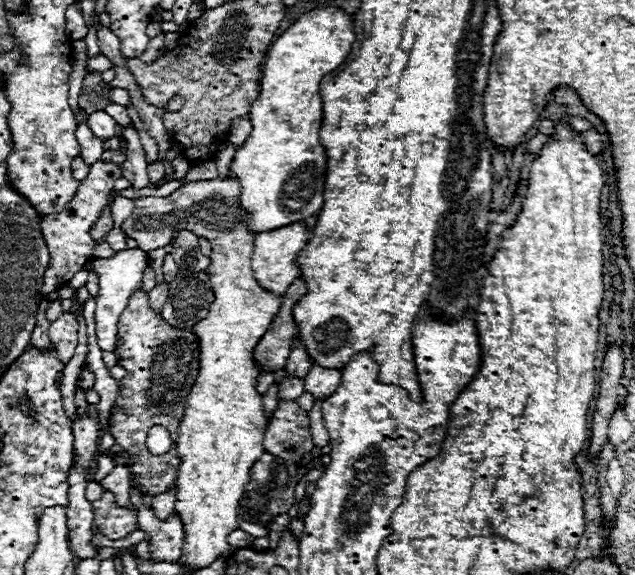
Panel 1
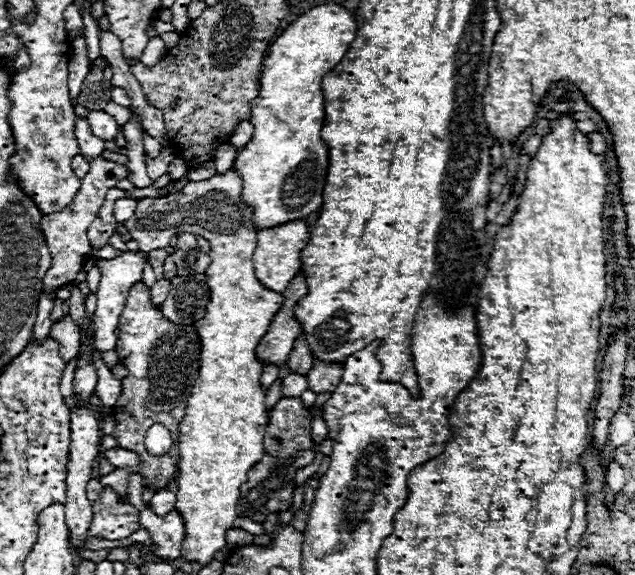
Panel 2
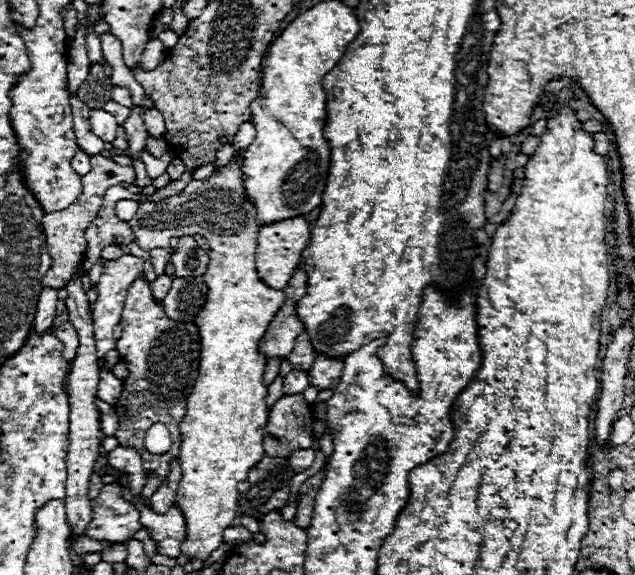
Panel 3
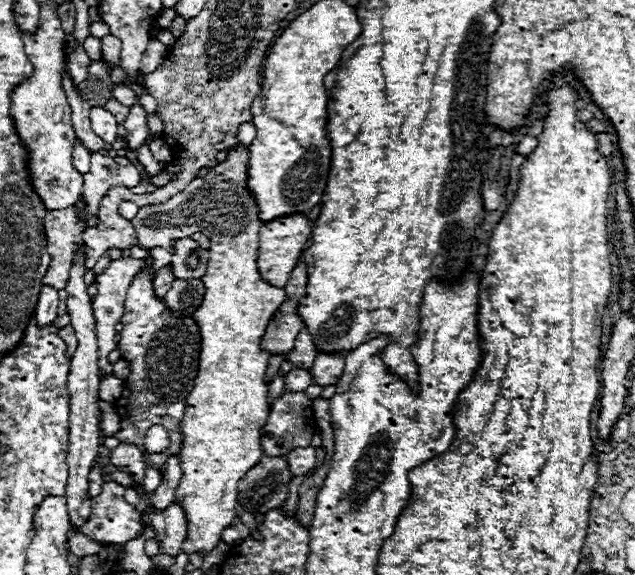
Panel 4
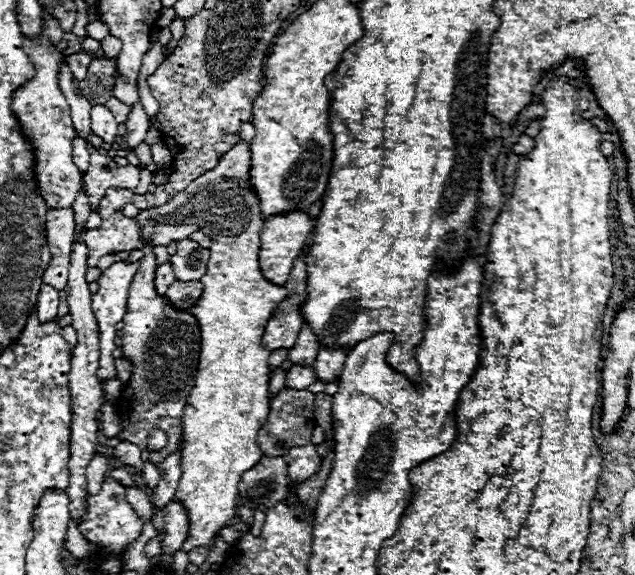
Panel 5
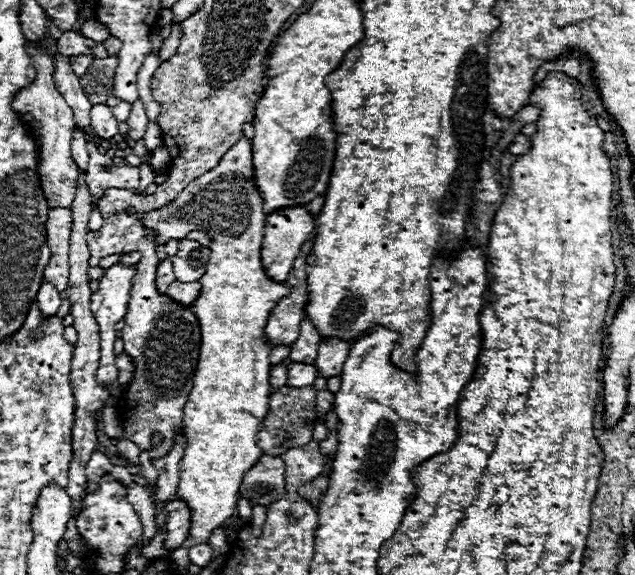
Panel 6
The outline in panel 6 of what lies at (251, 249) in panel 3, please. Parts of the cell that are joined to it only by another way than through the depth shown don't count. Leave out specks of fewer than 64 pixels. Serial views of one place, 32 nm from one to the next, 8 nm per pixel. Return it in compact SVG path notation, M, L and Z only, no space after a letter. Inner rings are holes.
M244 138L242 142L234 144L228 150L228 154L222 156L216 168L192 180L192 184L188 184L188 188L184 188L184 192L176 196L174 204L144 214L144 226L156 230L156 238L160 244L168 242L170 238L184 238L190 230L202 230L214 240L214 245L209 246L212 253L206 272L198 280L202 284L202 292L192 304L192 312L198 316L202 328L202 348L198 368L194 374L194 388L188 394L188 402L184 406L182 426L186 436L186 452L180 460L180 484L176 492L178 498L184 500L192 510L190 536L184 540L186 548L206 544L212 530L222 526L228 518L236 514L240 480L262 456L262 450L256 444L256 434L260 422L268 412L268 396L272 392L268 360L272 346L264 340L264 328L276 302L290 292L286 284L270 280L262 266L260 250L266 228L262 204L264 202L254 182L252 146L250 140Z

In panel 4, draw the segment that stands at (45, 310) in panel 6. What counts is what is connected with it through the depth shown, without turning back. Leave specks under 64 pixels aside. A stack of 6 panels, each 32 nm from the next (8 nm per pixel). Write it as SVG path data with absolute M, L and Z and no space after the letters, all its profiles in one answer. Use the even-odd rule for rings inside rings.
M42 286L40 296L38 296L38 304L36 304L38 326L50 324L58 316L56 310L58 310L58 290L52 286Z

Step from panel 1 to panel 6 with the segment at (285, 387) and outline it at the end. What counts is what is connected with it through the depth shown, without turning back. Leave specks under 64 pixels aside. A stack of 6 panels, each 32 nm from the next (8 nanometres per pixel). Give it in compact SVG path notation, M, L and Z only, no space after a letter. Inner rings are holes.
M290 364L288 366L288 384L294 388L308 386L316 378L316 368L312 364Z

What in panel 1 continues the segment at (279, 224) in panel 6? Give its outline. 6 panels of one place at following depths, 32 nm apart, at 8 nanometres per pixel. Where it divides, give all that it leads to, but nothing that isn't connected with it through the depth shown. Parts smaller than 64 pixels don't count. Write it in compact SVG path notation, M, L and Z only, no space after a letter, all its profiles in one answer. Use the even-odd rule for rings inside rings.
M302 222L288 224L284 228L276 228L272 232L256 234L256 244L254 244L254 252L252 252L252 268L254 268L254 278L260 282L260 286L282 296L288 290L288 286L292 284L292 280L296 280L300 276L296 258L298 258L300 250L308 244L308 240L310 240L308 228Z

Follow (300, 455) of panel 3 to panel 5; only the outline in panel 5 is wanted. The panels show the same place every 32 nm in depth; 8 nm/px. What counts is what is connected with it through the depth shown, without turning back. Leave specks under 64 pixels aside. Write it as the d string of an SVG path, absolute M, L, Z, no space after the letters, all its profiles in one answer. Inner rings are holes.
M312 442L302 446L302 448L290 448L290 452L284 454L284 462L288 464L288 480L290 480L290 484L306 482L322 466L322 458L318 456L316 444L312 444Z

